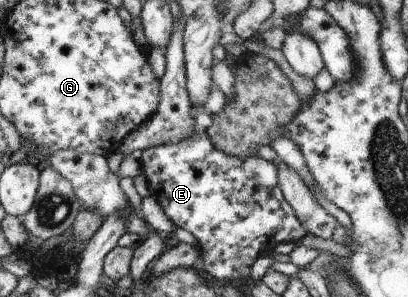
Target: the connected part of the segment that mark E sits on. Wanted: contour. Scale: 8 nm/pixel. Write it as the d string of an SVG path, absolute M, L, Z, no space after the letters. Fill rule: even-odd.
M191 133L176 143L146 148L139 152L137 157L150 195L175 227L184 228L195 238L203 272L215 280L245 280L249 274L249 267L259 255L266 251L271 252L277 243L295 243L307 233L291 205L282 198L277 184L275 164L256 154L240 159L213 148L207 137Z

